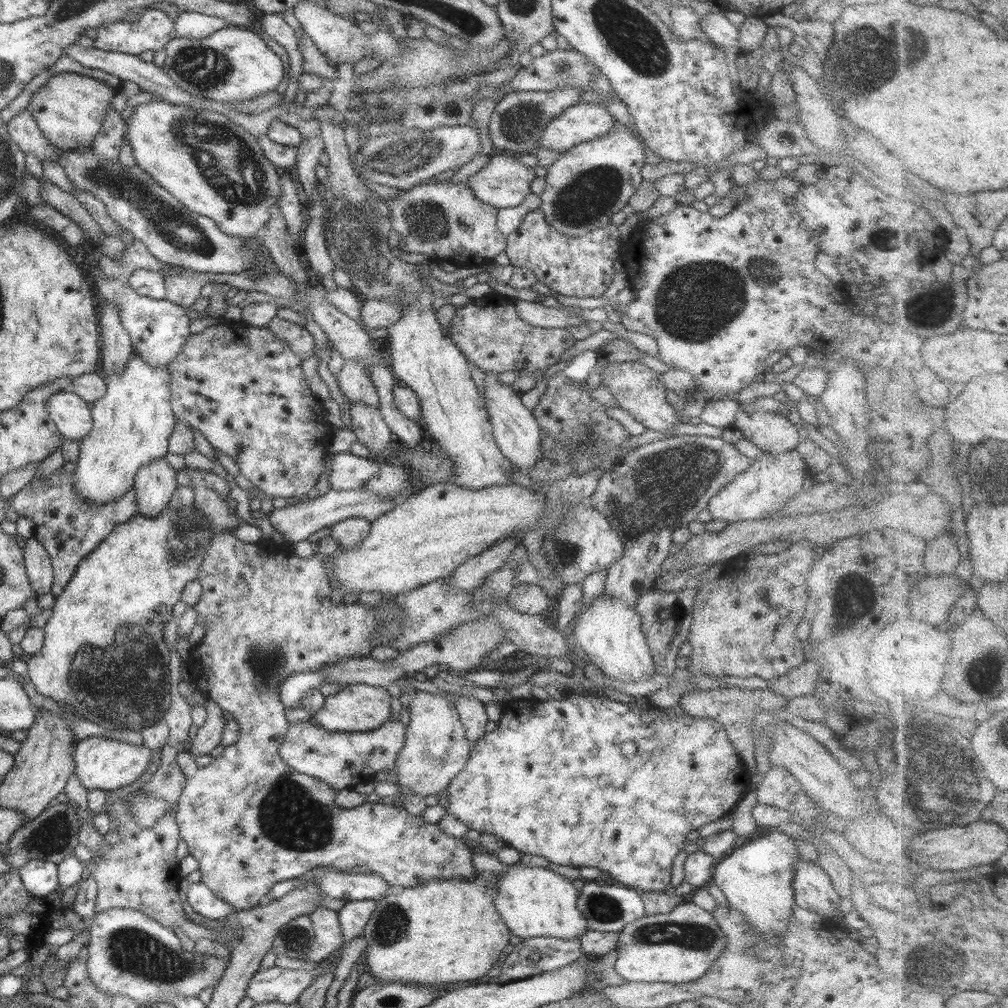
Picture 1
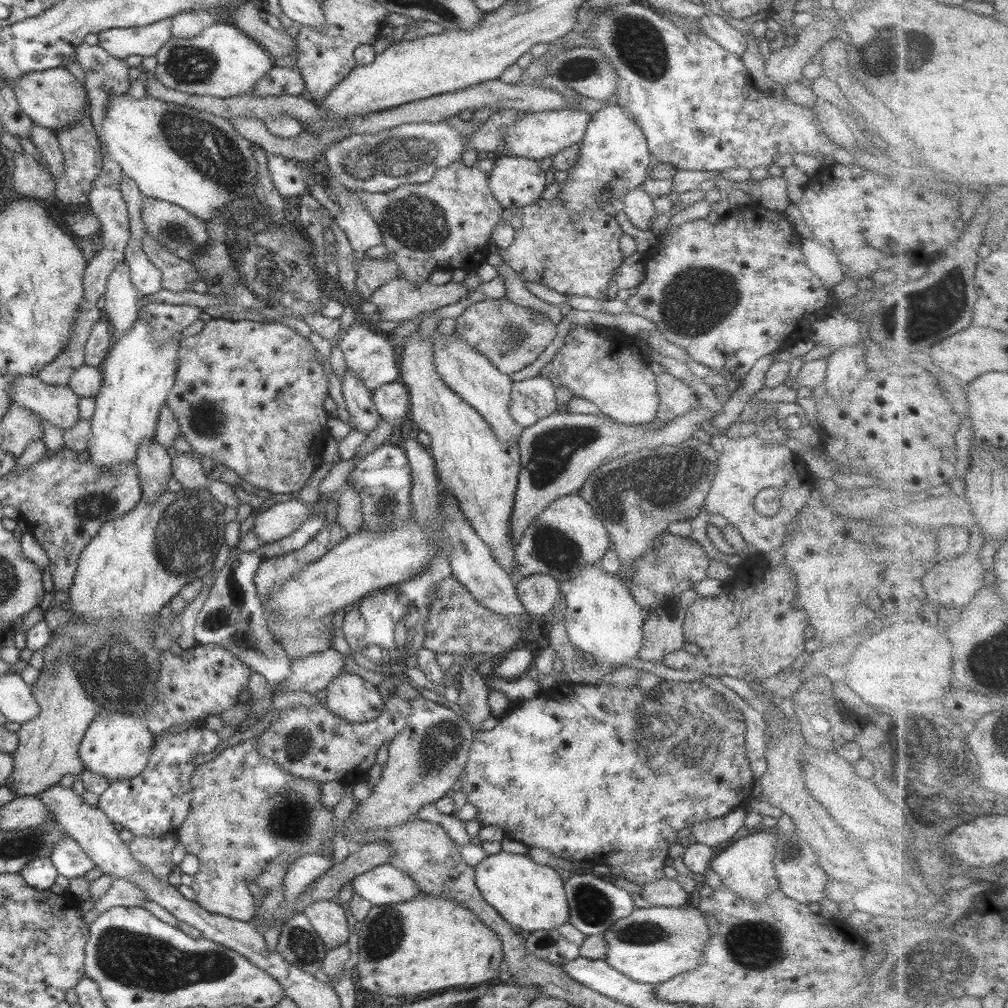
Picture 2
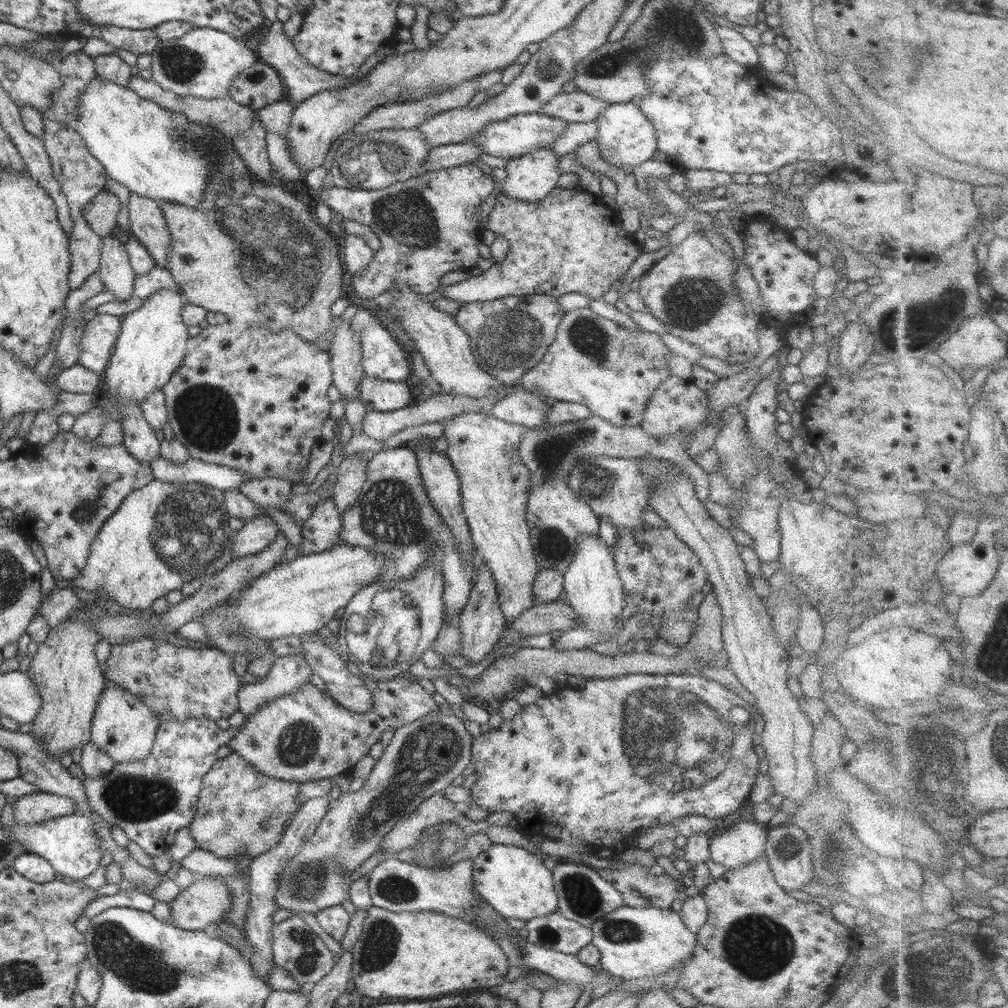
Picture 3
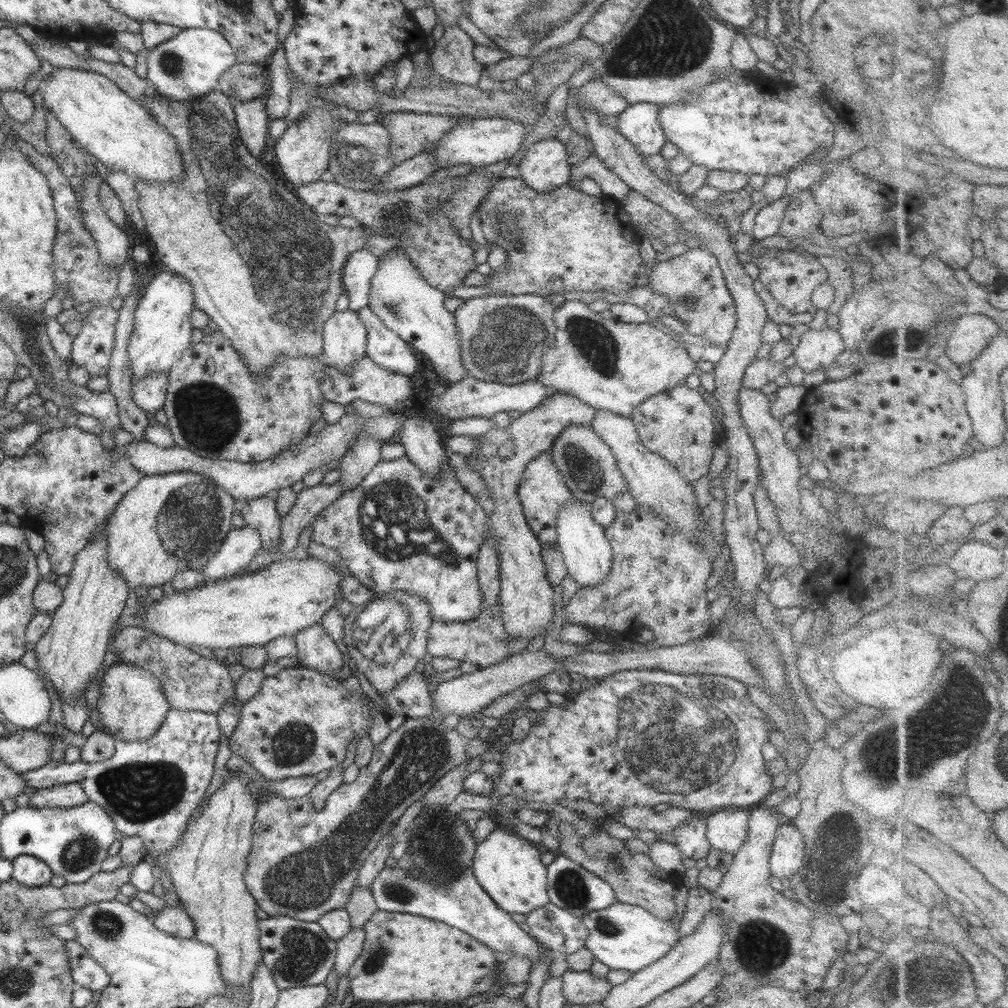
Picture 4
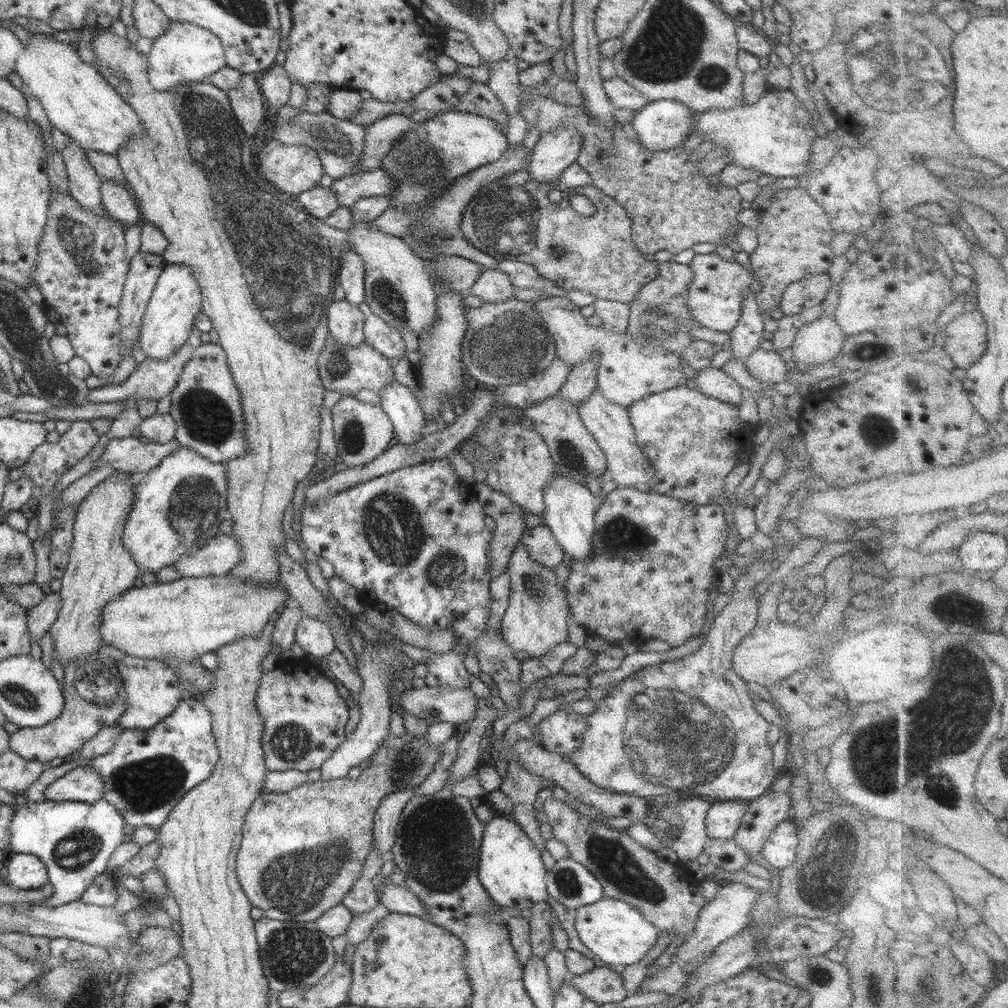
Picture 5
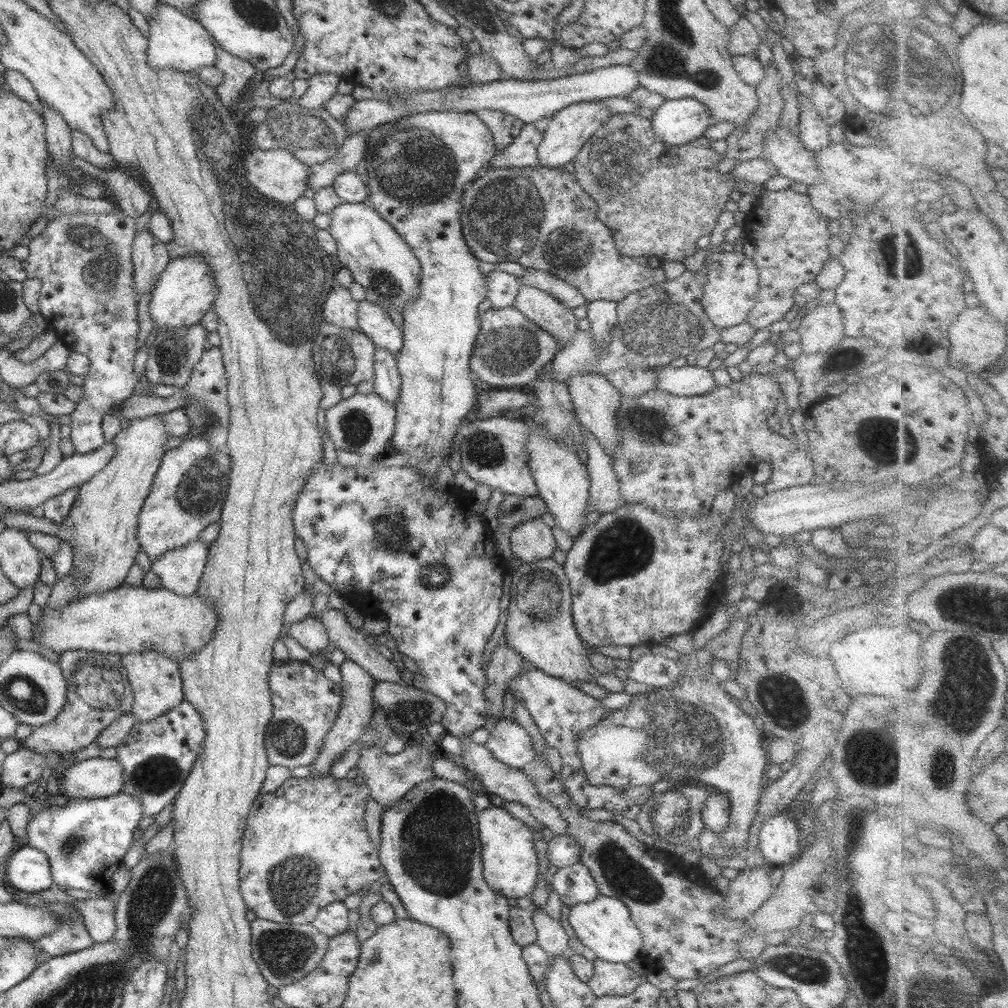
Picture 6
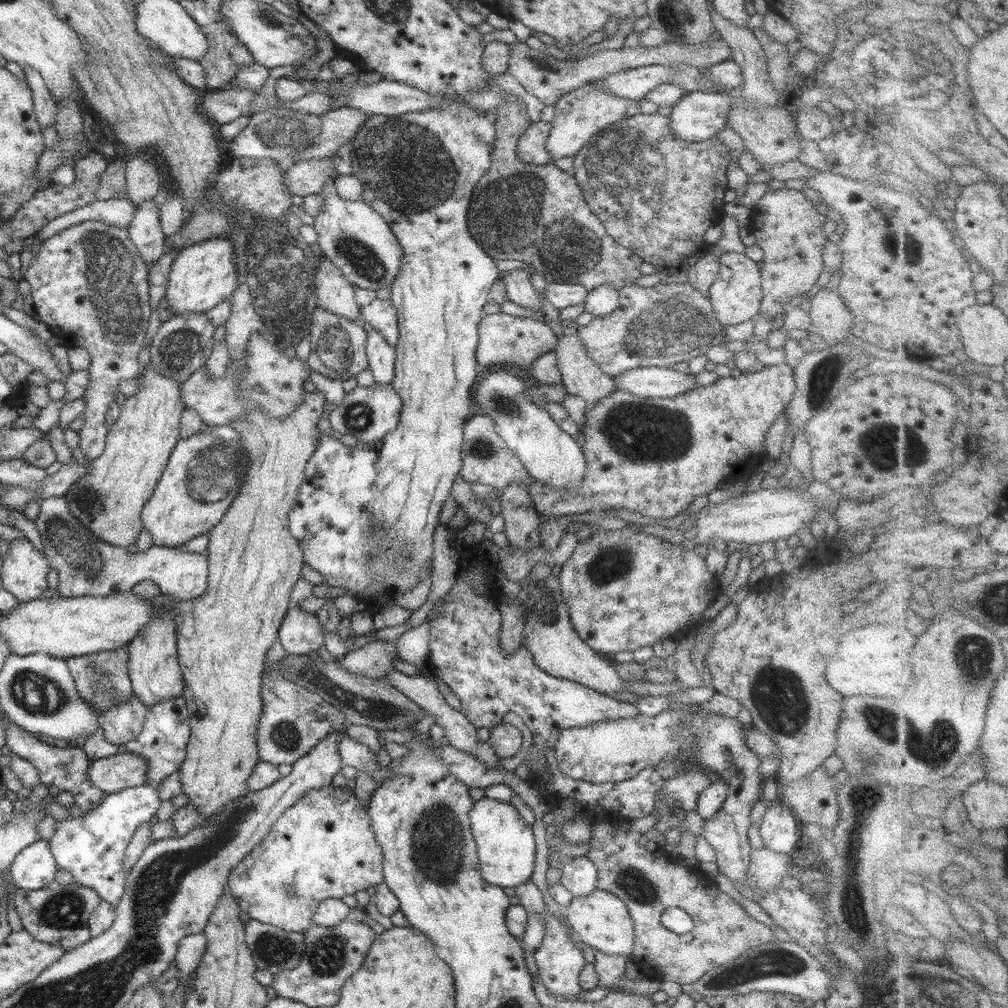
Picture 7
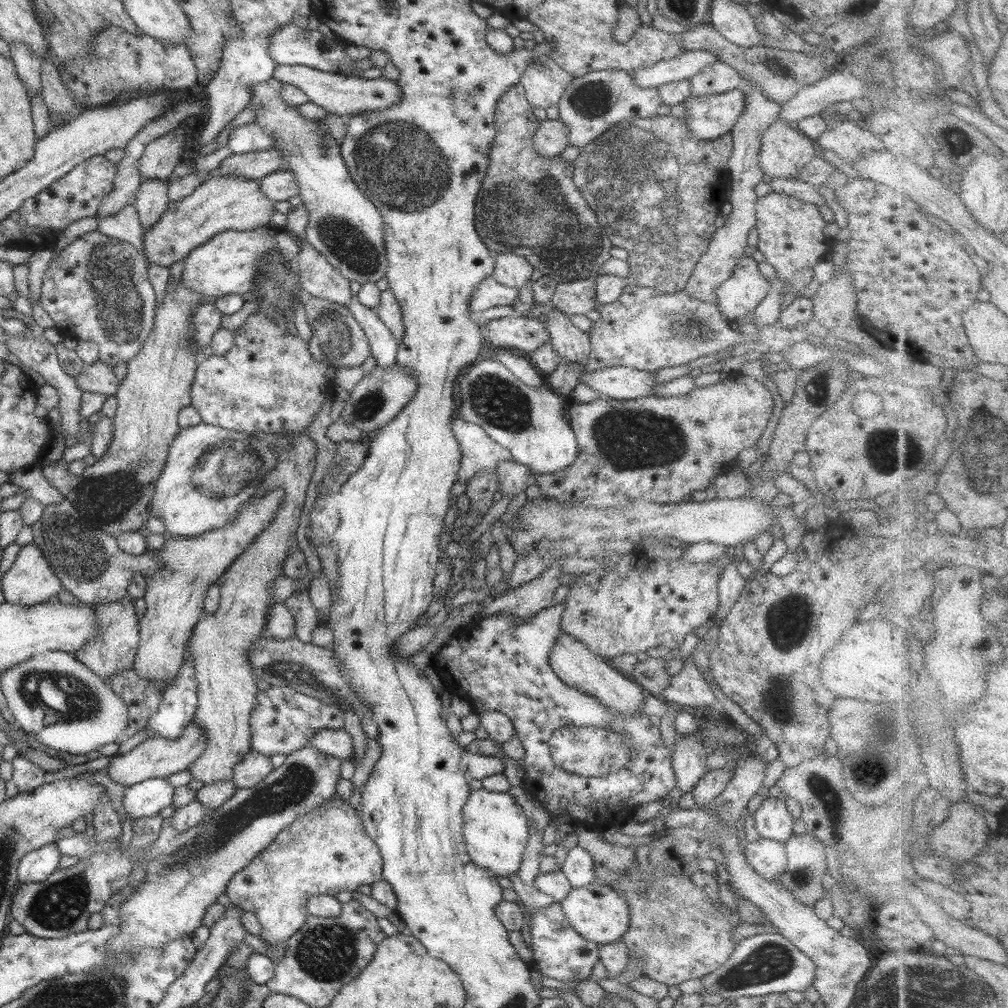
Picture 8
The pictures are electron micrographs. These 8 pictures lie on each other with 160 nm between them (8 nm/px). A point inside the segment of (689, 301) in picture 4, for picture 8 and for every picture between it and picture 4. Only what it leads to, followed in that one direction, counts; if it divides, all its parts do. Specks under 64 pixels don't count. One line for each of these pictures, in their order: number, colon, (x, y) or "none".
5: (715, 296)
6: (731, 288)
7: (736, 294)
8: (740, 294)

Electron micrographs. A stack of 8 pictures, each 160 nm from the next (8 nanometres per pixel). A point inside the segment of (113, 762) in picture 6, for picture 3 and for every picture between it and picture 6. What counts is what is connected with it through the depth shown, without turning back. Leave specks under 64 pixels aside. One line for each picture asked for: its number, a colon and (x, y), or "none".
3: (39, 806)
4: (63, 795)
5: (84, 784)

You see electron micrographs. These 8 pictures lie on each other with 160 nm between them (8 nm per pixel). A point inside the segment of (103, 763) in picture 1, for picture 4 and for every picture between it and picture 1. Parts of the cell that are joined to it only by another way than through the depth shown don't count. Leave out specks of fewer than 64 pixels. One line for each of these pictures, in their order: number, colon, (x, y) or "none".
2: (117, 744)
3: (124, 727)
4: (132, 706)

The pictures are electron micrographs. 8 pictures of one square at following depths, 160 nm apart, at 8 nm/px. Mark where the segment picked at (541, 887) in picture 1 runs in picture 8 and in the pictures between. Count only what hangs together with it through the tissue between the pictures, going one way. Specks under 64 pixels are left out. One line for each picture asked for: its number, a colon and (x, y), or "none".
2: (530, 896)
3: (514, 882)
4: (507, 866)
5: (511, 870)
6: (510, 866)
7: (506, 849)
8: (495, 828)

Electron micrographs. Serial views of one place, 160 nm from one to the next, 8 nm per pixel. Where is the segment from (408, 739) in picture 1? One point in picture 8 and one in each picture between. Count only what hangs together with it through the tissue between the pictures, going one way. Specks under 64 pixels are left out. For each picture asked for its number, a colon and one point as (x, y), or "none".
2: (426, 757)
3: (423, 757)
4: (304, 862)
5: (302, 850)
6: (306, 845)
7: (324, 847)
8: (326, 851)

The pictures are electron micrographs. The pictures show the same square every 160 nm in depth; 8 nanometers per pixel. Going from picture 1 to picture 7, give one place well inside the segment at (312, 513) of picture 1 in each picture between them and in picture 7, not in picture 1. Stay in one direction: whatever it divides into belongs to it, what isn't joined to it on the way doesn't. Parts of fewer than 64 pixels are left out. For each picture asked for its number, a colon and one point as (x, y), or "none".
2: (283, 518)
3: (254, 536)
4: (241, 545)
5: (221, 554)
6: (180, 569)
7: (86, 566)

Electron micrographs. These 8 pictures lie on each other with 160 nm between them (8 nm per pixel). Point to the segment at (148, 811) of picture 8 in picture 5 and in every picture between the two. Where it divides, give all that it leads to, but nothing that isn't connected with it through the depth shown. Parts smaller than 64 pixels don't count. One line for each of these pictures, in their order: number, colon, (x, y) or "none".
5: (75, 840)
6: (86, 840)
7: (92, 847)

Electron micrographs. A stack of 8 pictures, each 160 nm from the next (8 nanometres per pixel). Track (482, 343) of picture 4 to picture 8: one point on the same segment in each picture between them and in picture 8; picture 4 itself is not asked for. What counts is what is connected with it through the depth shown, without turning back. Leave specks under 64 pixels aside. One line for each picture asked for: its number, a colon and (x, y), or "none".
5: (507, 342)
6: (510, 352)
7: (504, 339)
8: (522, 334)

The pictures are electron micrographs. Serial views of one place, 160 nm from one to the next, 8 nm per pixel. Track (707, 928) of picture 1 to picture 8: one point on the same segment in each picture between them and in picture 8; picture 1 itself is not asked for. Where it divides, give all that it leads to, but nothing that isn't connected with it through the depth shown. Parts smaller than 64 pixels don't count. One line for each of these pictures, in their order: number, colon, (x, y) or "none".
2: (653, 945)
3: (633, 943)
4: (625, 937)
5: (617, 933)
6: (605, 926)
7: (601, 920)
8: (597, 912)

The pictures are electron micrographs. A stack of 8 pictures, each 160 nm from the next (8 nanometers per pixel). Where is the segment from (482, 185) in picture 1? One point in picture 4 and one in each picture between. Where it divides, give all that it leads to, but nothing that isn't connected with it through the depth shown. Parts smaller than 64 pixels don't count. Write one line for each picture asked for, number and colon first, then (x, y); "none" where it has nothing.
2: (518, 182)
3: (530, 177)
4: (545, 166)

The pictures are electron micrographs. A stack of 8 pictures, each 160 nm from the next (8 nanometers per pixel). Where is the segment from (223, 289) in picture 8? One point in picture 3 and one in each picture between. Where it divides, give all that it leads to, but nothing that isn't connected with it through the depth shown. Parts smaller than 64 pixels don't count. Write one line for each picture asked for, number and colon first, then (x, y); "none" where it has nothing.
3: (152, 343)
4: (163, 328)
5: (176, 301)
6: (185, 291)
7: (203, 275)

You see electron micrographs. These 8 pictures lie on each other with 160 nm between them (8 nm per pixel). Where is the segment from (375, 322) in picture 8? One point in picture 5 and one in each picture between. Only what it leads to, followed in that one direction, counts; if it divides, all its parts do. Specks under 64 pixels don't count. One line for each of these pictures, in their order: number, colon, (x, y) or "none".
5: (398, 403)
6: (386, 378)
7: (381, 355)

